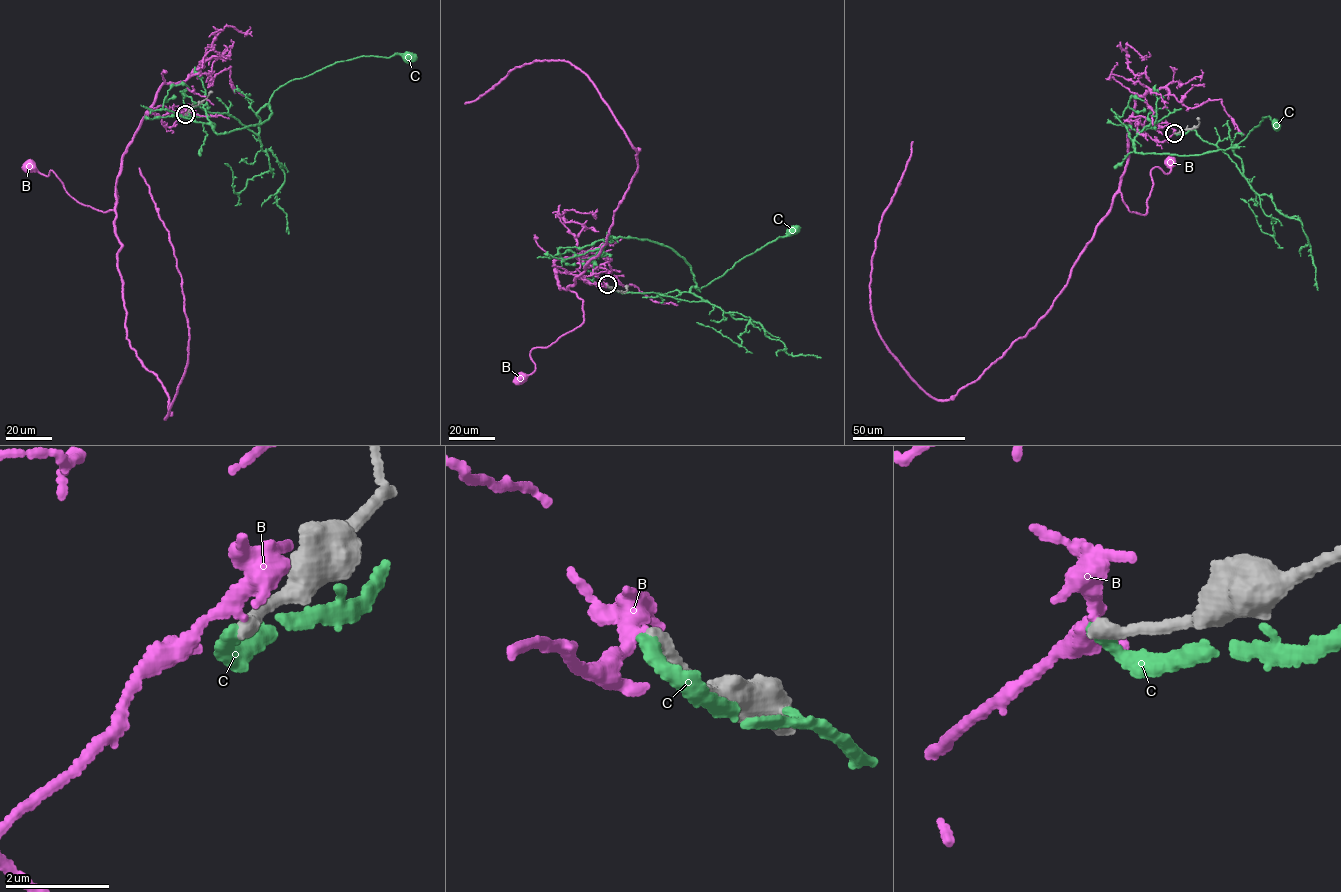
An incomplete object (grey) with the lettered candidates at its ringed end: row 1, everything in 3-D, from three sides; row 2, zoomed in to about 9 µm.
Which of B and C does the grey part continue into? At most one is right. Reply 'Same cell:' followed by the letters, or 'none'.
Same cell: none

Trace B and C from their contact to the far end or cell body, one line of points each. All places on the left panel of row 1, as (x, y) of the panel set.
B: (185, 113), (168, 127), (148, 113), (122, 156), (113, 210), (82, 205), (52, 170), (45, 175), (29, 164)
C: (185, 113), (199, 106), (211, 113), (227, 113), (257, 134), (257, 112), (290, 81), (362, 56), (410, 56)

